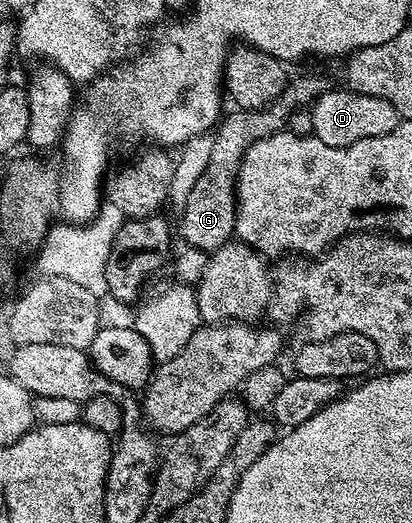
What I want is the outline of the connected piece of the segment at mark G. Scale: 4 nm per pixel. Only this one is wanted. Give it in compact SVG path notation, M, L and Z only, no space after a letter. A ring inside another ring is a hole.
M315 74L297 76L294 79L292 77L270 109L257 111L234 109L231 114L226 113L220 119L212 135L211 155L207 168L203 170L203 175L199 176L181 207L181 234L186 245L209 254L232 239L237 222L237 178L241 171L242 158L248 148L259 140L276 134L288 123L292 114L310 107L319 96L332 89L332 86L332 82L325 77Z

